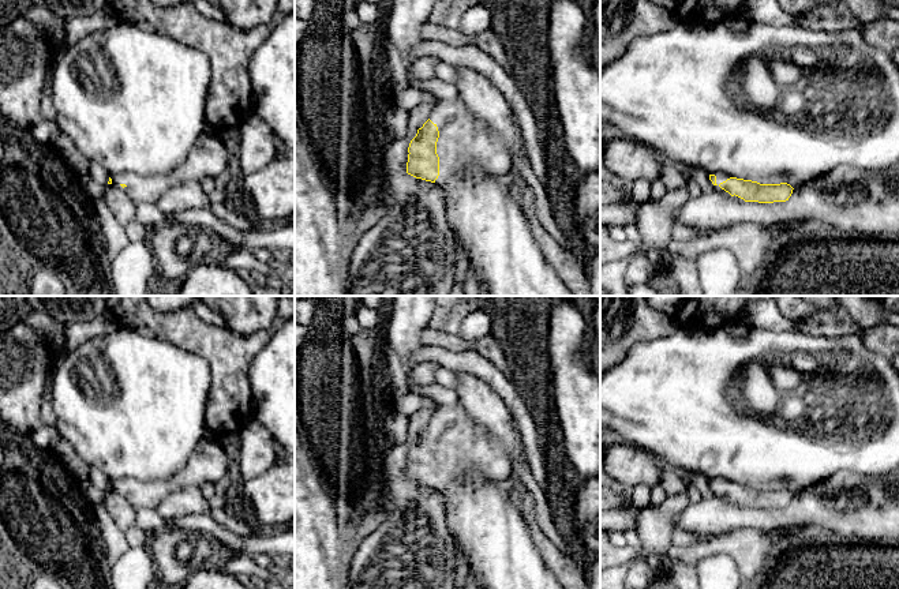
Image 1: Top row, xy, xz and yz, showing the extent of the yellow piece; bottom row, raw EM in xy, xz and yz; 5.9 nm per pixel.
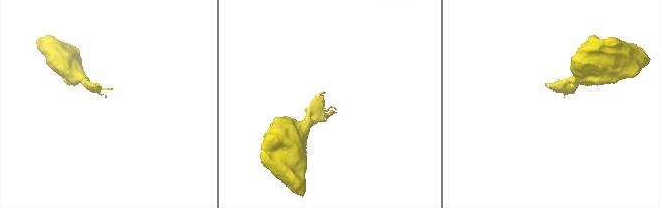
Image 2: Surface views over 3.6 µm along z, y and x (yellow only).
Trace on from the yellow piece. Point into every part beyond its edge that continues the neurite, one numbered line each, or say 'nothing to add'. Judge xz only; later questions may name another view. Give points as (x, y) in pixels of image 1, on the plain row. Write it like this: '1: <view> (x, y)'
1: xz (465, 450)

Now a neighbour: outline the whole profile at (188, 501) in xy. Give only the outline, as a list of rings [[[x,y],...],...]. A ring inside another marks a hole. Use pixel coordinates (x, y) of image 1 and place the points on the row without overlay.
[[[195,485],[169,494],[157,506],[158,514],[165,519],[190,514],[209,514],[210,510],[207,499],[202,495],[201,488]]]

